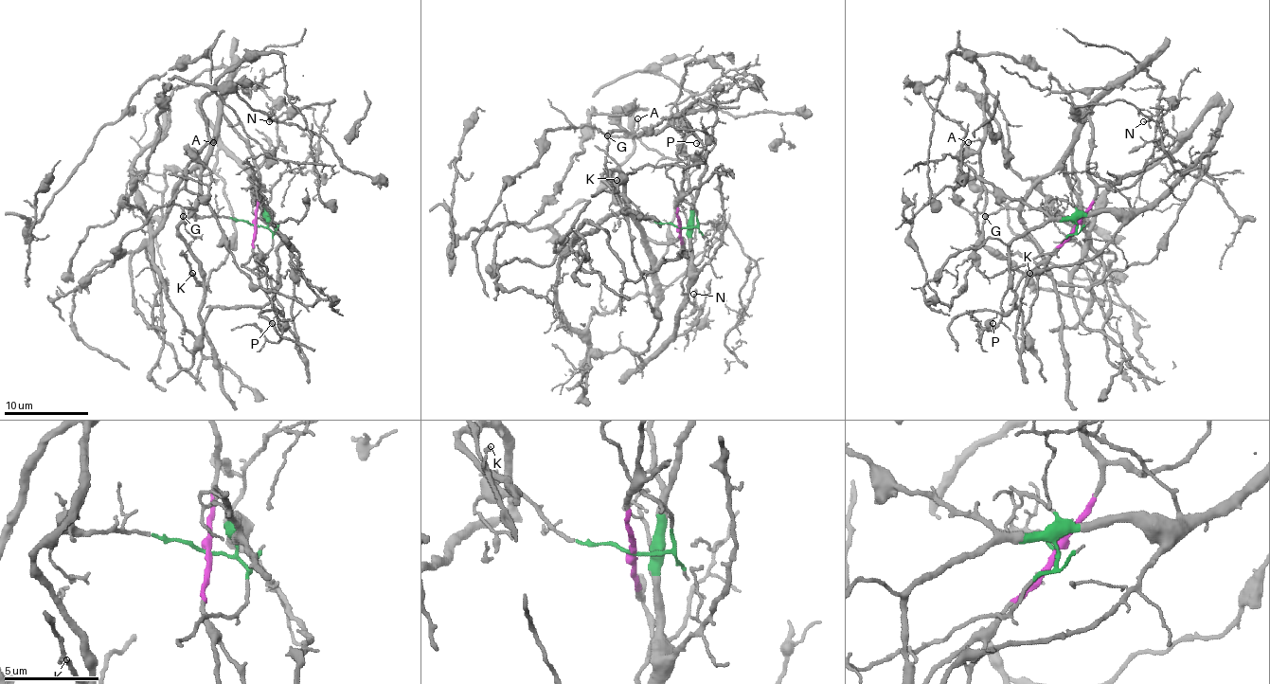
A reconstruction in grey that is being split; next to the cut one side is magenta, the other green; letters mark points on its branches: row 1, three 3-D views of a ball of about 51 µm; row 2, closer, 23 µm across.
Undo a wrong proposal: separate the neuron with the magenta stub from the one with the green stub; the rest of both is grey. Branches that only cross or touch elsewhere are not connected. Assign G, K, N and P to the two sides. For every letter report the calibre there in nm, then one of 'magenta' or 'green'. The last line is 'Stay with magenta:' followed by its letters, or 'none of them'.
G: calibre 140 nm; magenta
K: calibre 150 nm; green
N: calibre 120 nm; green
P: calibre 80 nm; magenta
Stay with magenta: G, P

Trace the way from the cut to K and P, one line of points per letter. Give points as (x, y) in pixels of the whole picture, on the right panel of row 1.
K: (1077, 225), (1082, 217), (1145, 210), (1207, 149), (1168, 242), (1147, 263), (1113, 269), (1090, 286), (1028, 274)
P: (1077, 225), (1022, 278), (1014, 305), (992, 322)

